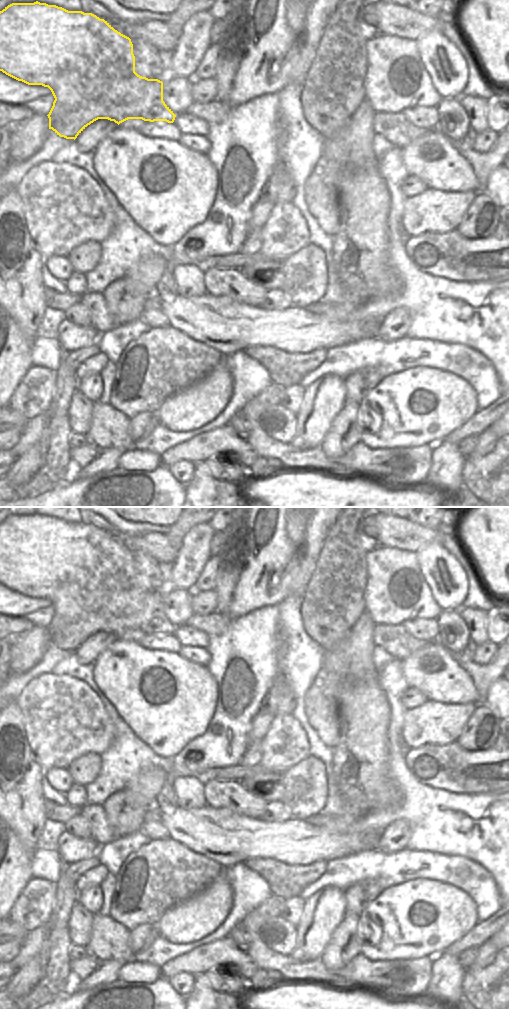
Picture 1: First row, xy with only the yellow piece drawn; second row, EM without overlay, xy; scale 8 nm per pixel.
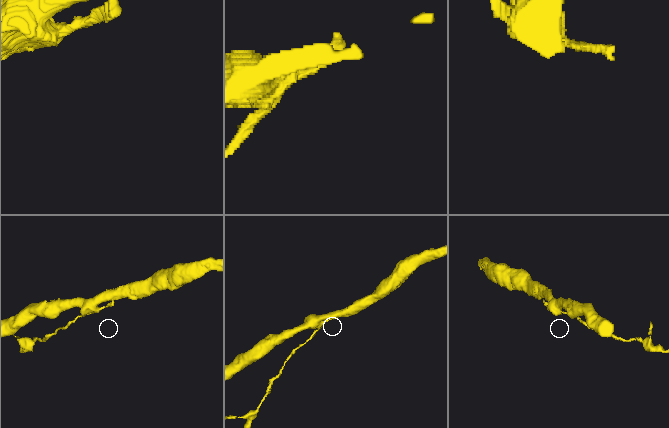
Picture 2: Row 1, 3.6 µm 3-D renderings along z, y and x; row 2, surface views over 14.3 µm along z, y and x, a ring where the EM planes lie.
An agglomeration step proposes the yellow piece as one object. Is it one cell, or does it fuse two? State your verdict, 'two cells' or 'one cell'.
two cells

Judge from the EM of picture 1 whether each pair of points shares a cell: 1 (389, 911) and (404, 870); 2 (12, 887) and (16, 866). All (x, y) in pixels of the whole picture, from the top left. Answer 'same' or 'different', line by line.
1: different
2: same

